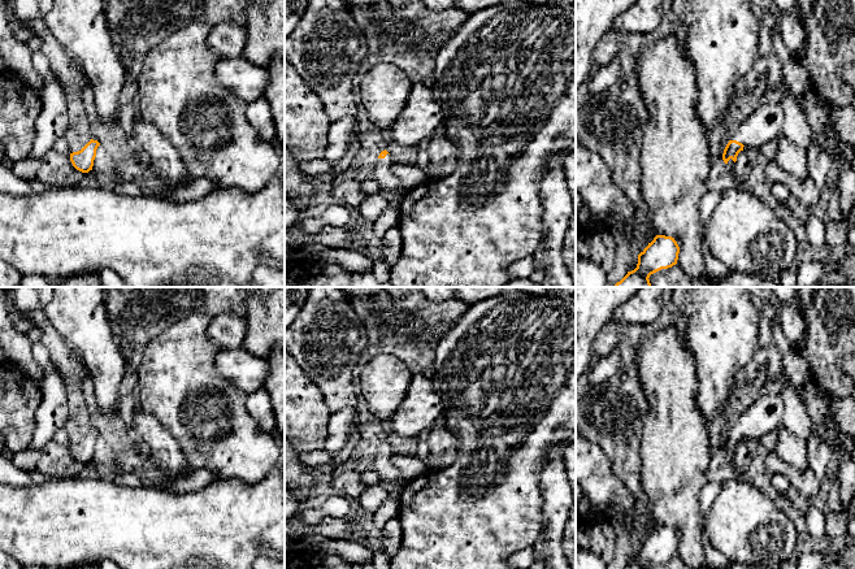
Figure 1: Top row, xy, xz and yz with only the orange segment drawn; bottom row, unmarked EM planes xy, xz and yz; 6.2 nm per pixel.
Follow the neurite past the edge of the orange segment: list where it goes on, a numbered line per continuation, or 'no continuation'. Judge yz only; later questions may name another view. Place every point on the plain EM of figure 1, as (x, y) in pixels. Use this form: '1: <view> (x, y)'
1: yz (765, 412)

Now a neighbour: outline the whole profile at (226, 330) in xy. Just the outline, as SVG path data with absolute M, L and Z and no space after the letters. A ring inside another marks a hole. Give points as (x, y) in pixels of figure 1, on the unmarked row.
M238 310L235 313L221 313L212 317L207 327L207 336L218 349L236 349L242 348L246 331L246 318L242 312Z

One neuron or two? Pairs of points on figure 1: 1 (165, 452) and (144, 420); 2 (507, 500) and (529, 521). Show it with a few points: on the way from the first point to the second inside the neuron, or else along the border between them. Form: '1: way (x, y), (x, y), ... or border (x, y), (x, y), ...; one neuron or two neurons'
1: way (161, 444), (148, 428); one neuron
2: way (512, 505), (524, 517); one neuron

